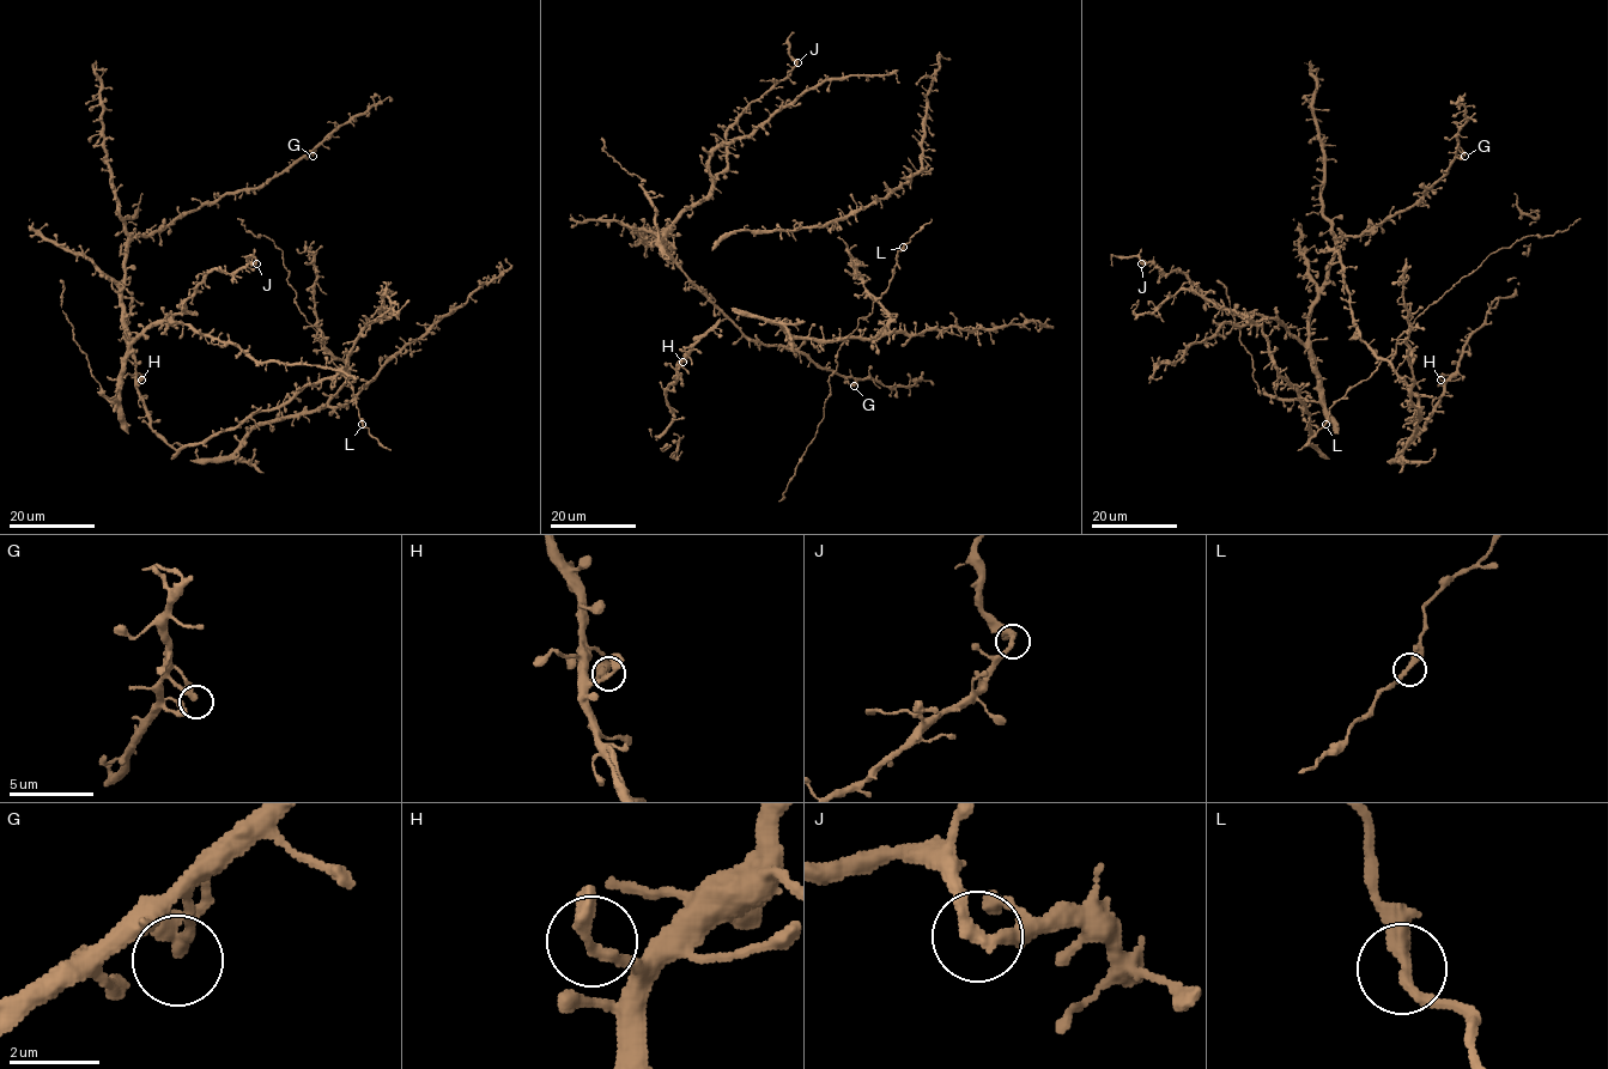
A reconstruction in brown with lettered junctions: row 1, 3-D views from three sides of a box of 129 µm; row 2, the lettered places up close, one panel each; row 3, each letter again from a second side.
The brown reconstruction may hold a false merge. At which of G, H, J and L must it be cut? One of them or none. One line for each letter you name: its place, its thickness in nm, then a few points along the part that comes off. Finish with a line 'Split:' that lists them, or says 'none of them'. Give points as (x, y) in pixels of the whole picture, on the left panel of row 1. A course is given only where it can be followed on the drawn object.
Split: none of them

